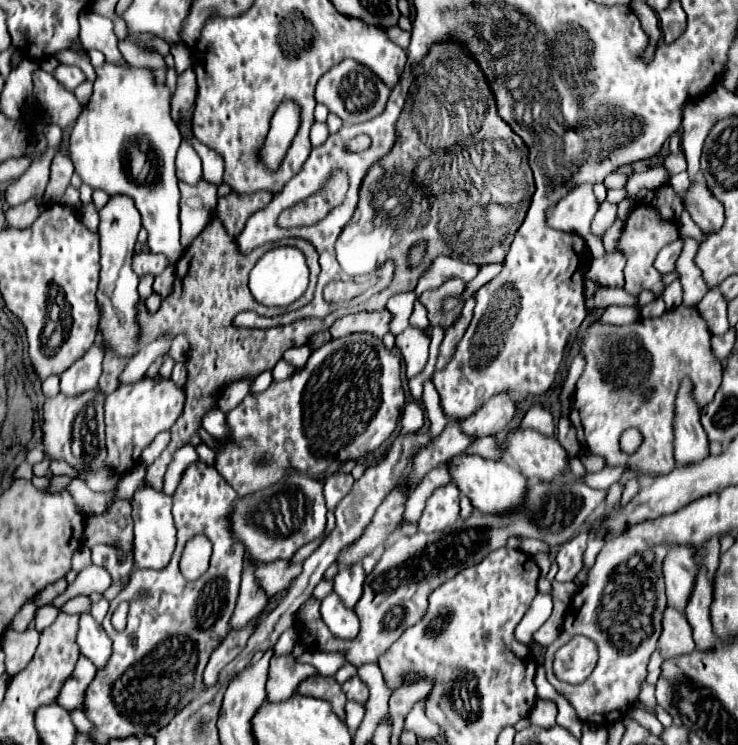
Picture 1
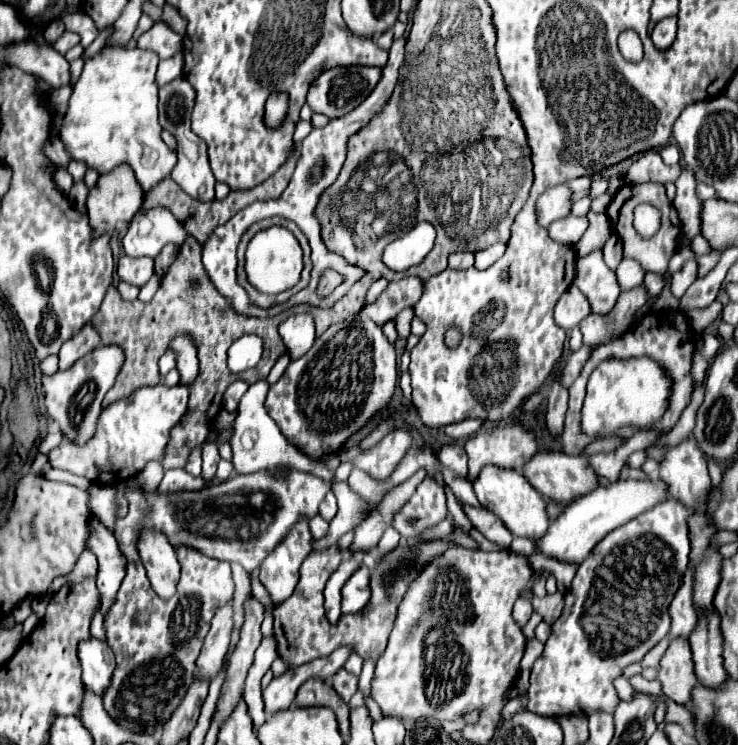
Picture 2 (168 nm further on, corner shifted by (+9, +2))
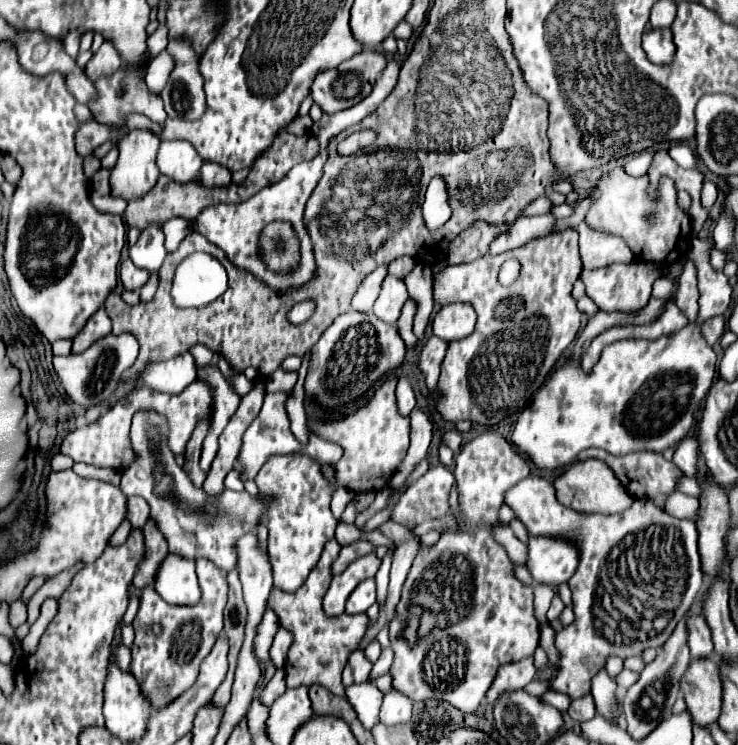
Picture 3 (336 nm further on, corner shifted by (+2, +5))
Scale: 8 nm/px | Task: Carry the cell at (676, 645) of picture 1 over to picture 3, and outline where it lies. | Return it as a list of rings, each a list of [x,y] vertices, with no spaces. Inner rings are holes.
[[[717,659],[691,661],[685,677],[681,677],[681,693],[693,723],[705,727],[719,719],[721,711],[721,679]]]

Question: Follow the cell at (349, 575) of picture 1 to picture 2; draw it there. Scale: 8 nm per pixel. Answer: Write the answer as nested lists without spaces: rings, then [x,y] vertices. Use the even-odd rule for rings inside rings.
[[[362,566],[342,588],[342,614],[360,612],[370,600],[370,570]]]

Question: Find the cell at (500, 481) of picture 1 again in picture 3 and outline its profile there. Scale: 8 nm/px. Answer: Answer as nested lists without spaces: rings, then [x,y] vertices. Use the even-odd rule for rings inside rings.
[[[529,475],[505,493],[505,505],[509,505],[517,519],[527,527],[529,535],[551,535],[573,539],[581,549],[581,563],[575,575],[569,579],[573,591],[573,611],[575,621],[561,629],[555,637],[555,647],[559,651],[557,673],[551,679],[551,689],[565,693],[571,701],[581,699],[591,693],[591,679],[605,669],[609,657],[617,655],[621,659],[641,655],[645,649],[661,649],[669,639],[669,633],[677,627],[677,621],[689,613],[695,597],[703,587],[701,561],[691,561],[691,519],[677,519],[655,507],[651,501],[637,499],[629,511],[619,515],[583,515],[565,509],[557,497],[551,481]]]

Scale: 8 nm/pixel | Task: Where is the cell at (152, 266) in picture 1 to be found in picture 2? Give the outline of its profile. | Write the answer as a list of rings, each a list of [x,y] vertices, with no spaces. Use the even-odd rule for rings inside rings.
[[[120,256],[118,260],[118,276],[122,282],[140,288],[150,280],[152,274],[154,274],[154,260],[150,258],[130,260],[130,256]]]

